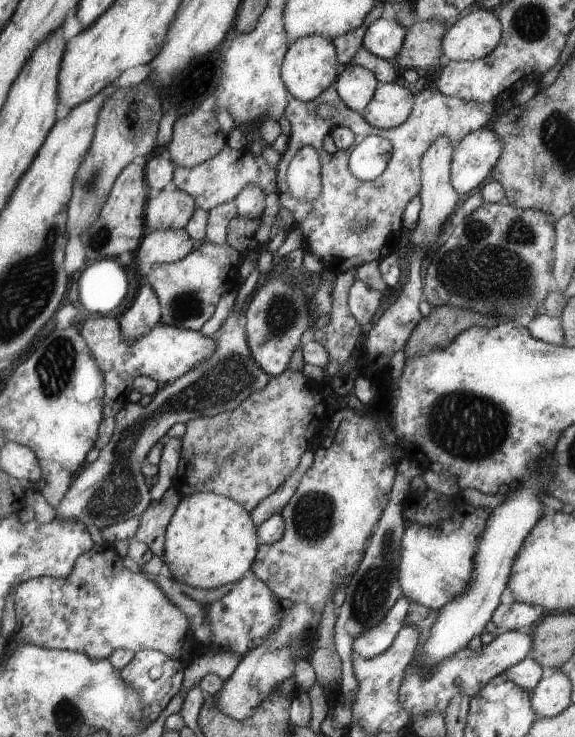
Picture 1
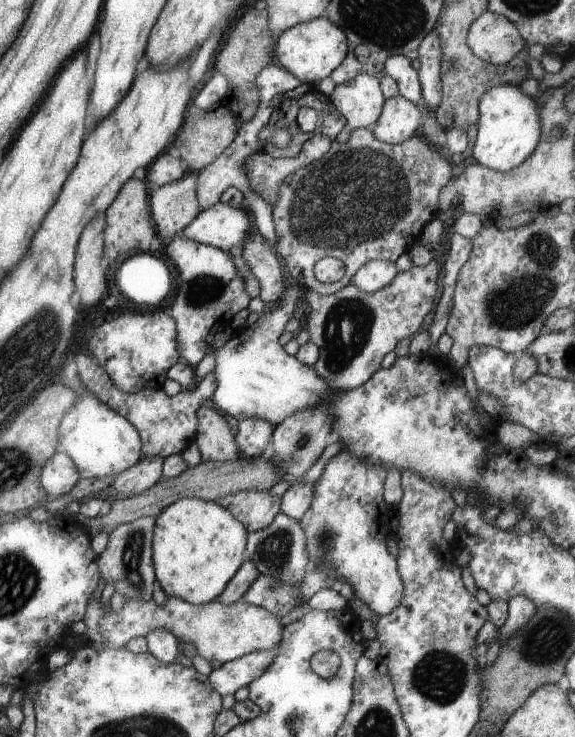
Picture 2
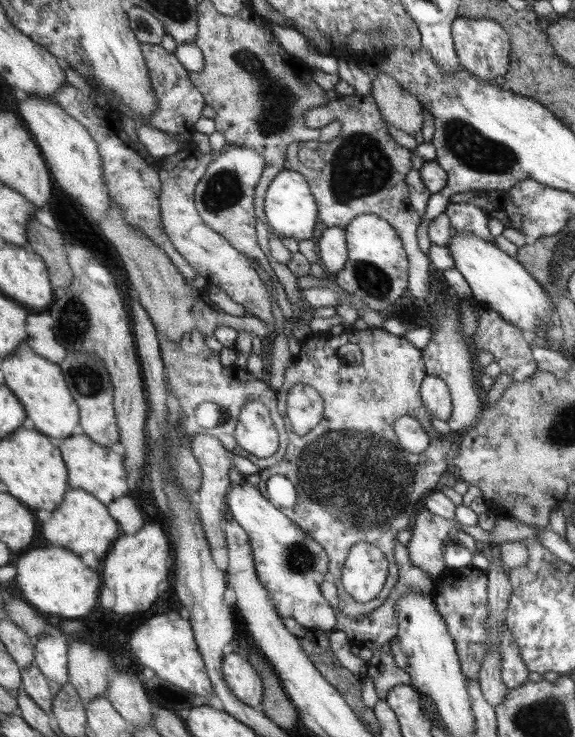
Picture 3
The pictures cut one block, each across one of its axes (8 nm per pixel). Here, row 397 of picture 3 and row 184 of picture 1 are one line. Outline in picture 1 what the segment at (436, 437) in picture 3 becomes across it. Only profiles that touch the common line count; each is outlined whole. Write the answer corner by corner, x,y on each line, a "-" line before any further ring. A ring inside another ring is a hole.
327,88
322,95
310,101
291,97
283,114
290,122
291,134
277,166
277,187
280,205
291,212
293,228
302,230
302,247
306,254
316,254
323,270
336,275
357,270
366,262
380,262
382,250
384,258
396,252
404,234
402,213
408,202
422,190
422,160
428,148
440,136
447,136
455,145
471,132
491,125
496,108
497,105
492,102
464,102
456,97
444,96
436,89
425,89
416,95
415,108
406,123
396,128
379,129
370,126
361,113
350,110
333,88
-
338,126
350,128
354,133
354,142
349,149
338,149
330,154
324,150
324,138
-
370,135
392,142
392,158
376,180
362,181
350,172
348,159
351,149
-
304,146
312,146
320,154
322,163
322,192
310,202
296,200
290,195
286,180
288,165

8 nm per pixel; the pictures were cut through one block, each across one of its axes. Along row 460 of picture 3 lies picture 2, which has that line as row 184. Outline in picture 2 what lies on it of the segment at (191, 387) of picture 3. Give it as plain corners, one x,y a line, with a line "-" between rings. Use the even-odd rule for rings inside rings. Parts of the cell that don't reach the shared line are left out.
315,134
292,158
275,159
264,151
252,153
246,162
251,187
273,206
279,197
279,186
285,184
288,176
298,168
312,166
314,161
331,150
332,144
331,138
326,135
-
304,151
308,151
308,154
304,154

